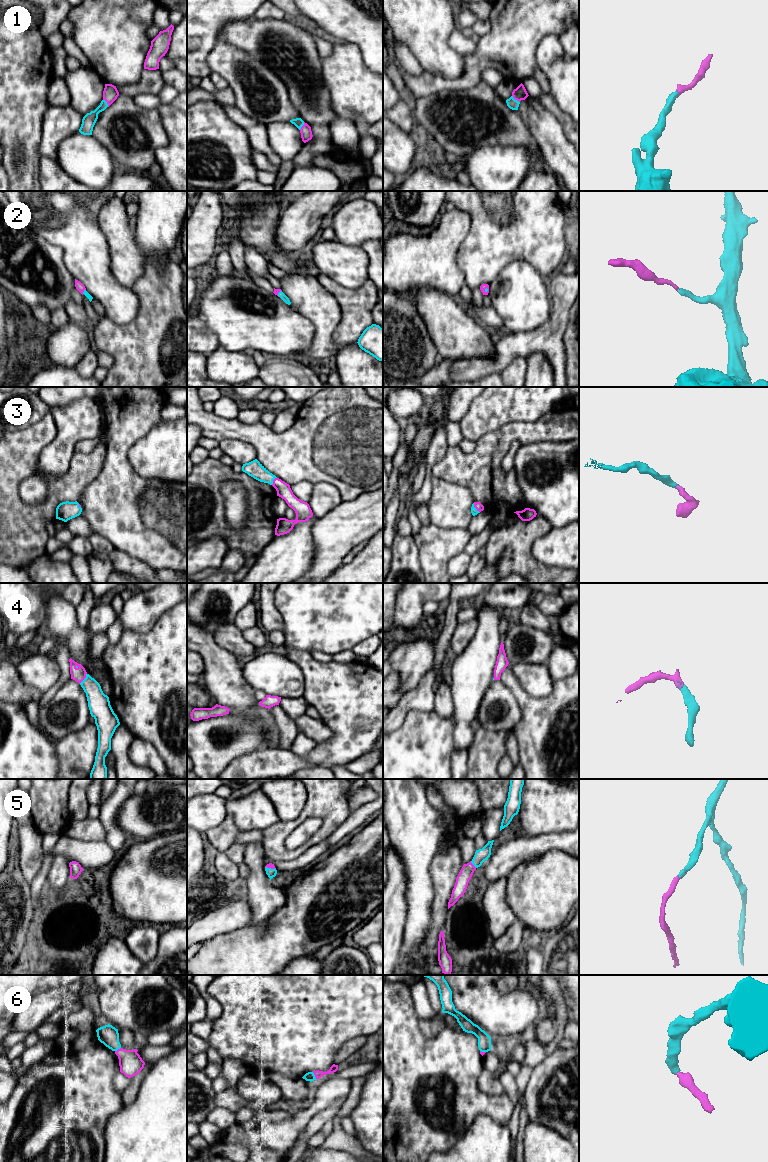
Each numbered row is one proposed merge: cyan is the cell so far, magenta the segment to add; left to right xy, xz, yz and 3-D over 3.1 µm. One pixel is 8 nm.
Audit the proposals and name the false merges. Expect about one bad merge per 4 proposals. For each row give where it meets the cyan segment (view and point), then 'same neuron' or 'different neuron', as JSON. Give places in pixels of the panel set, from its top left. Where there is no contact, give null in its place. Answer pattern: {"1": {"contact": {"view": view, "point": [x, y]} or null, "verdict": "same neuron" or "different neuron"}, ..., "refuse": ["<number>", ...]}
{"1": {"contact": {"view": "yz", "point": [514, 99]}, "verdict": "same neuron"}, "2": {"contact": {"view": "yz", "point": [485, 290]}, "verdict": "same neuron"}, "3": {"contact": {"view": "xz", "point": [272, 481]}, "verdict": "same neuron"}, "4": {"contact": {"view": "xy", "point": [85, 678]}, "verdict": "same neuron"}, "5": {"contact": {"view": "yz", "point": [473, 864]}, "verdict": "same neuron"}, "6": {"contact": {"view": "xz", "point": [314, 1075]}, "verdict": "same neuron"}, "refuse": []}

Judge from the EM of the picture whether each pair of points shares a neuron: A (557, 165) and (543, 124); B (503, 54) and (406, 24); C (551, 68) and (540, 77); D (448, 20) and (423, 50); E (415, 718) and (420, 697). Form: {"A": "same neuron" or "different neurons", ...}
{"A": "same neuron", "B": "different neurons", "C": "different neurons", "D": "same neuron", "E": "different neurons"}

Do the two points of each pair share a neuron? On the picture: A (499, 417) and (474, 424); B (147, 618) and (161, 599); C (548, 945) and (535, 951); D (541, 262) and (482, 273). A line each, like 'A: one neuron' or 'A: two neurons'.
A: one neuron
B: one neuron
C: two neurons
D: one neuron

